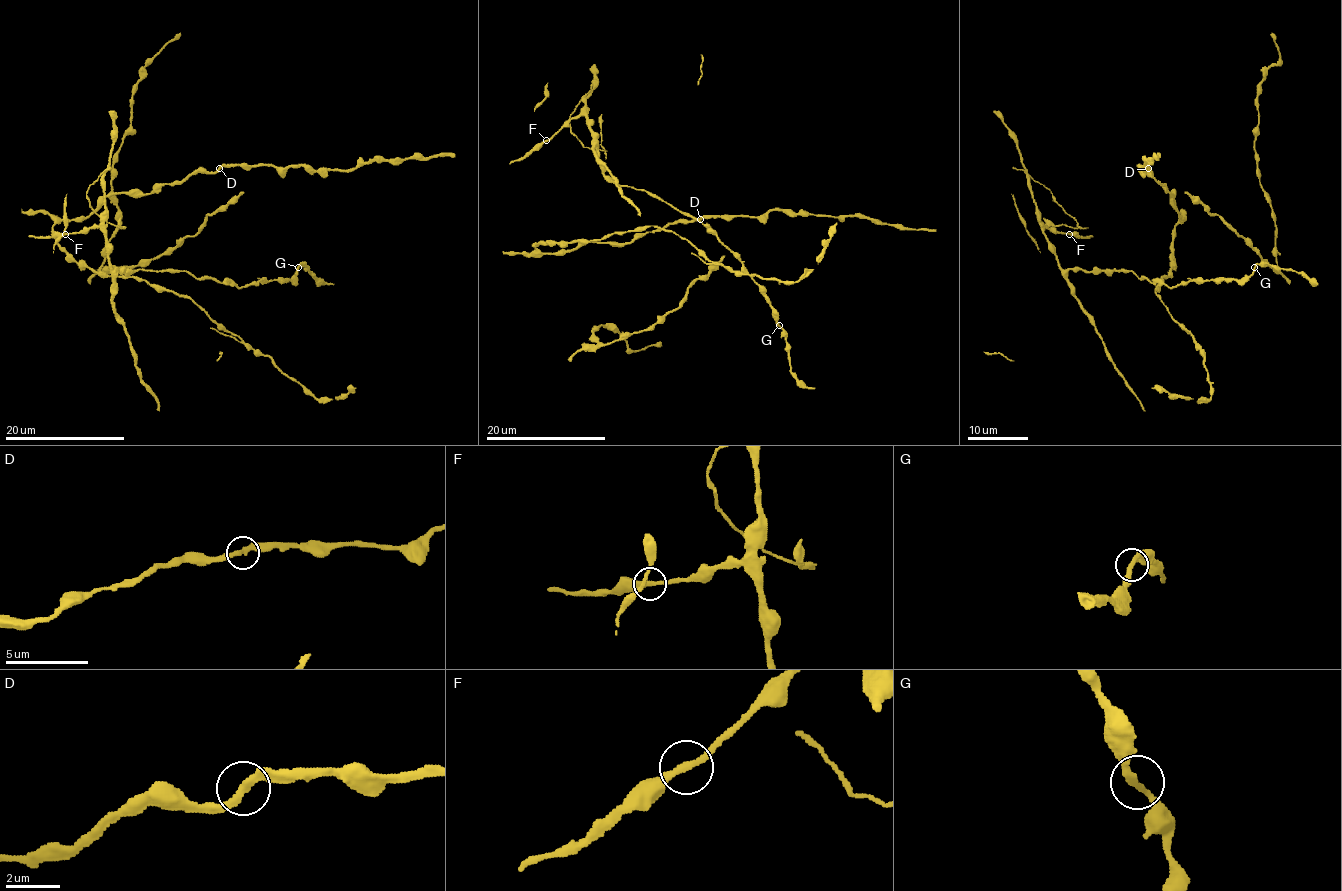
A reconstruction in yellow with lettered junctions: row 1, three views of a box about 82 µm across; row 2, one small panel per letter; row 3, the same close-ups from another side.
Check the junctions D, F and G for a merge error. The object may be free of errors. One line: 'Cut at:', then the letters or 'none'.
Cut at: none

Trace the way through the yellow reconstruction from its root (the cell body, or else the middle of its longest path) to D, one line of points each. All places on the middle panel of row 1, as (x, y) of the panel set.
D: (599, 243), (629, 243), (645, 232), (699, 218)

